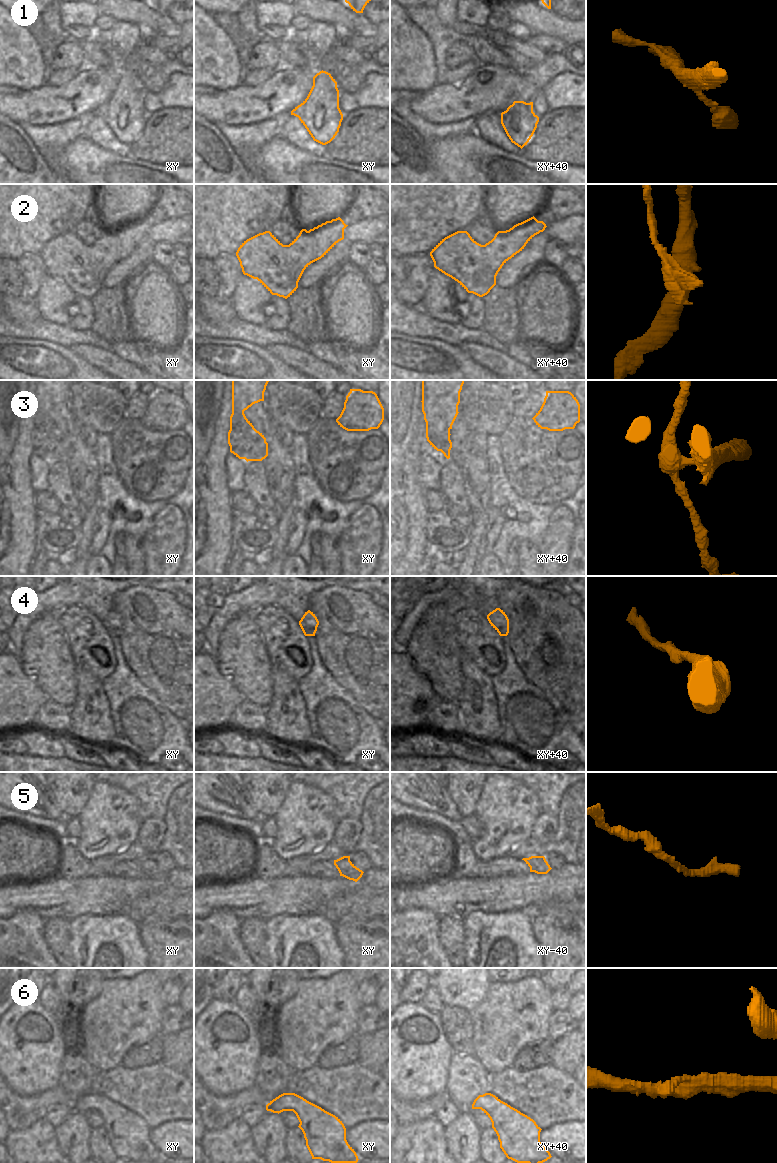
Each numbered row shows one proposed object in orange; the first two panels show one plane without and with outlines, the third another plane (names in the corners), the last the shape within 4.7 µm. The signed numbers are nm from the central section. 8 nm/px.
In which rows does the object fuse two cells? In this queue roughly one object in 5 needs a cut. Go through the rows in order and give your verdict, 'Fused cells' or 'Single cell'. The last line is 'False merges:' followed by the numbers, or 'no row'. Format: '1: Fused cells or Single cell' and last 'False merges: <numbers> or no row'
1: Single cell
2: Fused cells
3: Fused cells
4: Single cell
5: Single cell
6: Single cell
False merges: 2, 3.

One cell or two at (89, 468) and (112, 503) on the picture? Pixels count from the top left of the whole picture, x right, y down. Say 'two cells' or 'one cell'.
two cells

